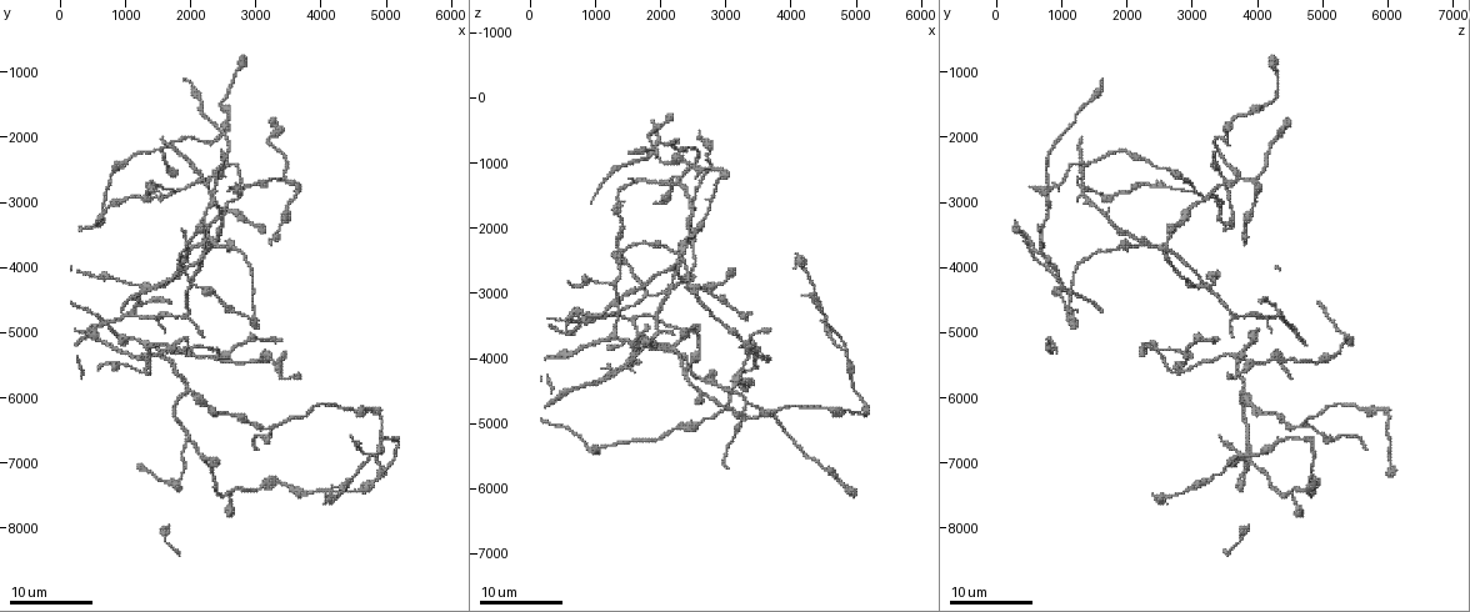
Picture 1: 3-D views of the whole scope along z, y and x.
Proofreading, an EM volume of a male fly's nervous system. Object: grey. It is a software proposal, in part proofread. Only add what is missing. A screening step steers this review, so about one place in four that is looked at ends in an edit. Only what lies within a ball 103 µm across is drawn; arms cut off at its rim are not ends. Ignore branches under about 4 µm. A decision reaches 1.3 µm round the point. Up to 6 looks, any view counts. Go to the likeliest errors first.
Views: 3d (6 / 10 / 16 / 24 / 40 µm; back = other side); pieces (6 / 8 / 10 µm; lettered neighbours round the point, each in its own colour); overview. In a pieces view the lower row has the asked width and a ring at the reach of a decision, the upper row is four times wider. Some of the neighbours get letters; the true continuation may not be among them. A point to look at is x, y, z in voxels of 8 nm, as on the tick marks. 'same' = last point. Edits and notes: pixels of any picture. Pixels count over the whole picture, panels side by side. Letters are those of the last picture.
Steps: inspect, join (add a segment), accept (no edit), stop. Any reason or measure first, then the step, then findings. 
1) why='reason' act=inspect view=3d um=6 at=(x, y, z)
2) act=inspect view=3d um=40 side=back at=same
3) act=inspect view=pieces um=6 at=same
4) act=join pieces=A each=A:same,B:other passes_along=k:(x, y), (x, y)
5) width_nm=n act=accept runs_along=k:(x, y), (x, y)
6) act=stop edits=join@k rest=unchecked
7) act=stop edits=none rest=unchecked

why='tapers out' act=inspect view=3d um=16 at=(2200, 5050, 3600)

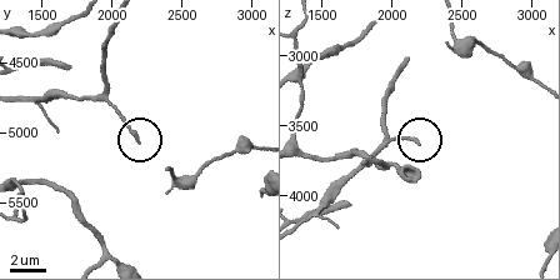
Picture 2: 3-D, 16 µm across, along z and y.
act=inspect view=3d um=6 at=(2180, 5040, 3600)

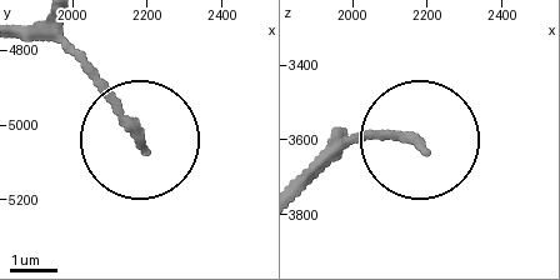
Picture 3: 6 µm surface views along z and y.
act=inspect view=pieces um=10 at=(2180, 5050, 3610)

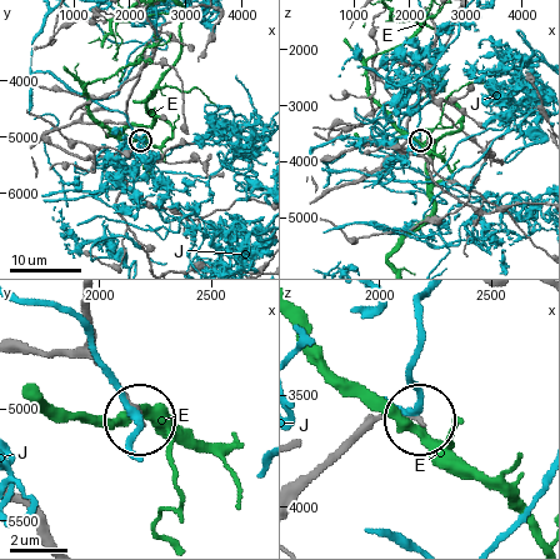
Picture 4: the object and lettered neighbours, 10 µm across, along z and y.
act=accept each=E:other,J:other found='none of them fits'

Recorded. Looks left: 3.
act=inspect view=3d um=24 at=(3000, 4900, 1200)

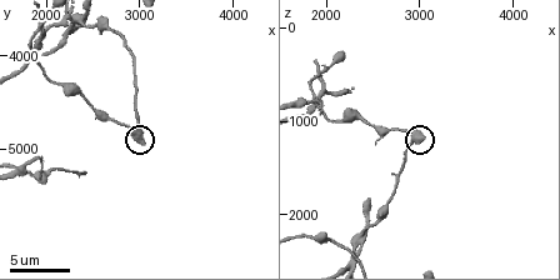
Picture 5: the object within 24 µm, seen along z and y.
act=inspect view=pieces um=8 at=(3000, 4900, 1200)

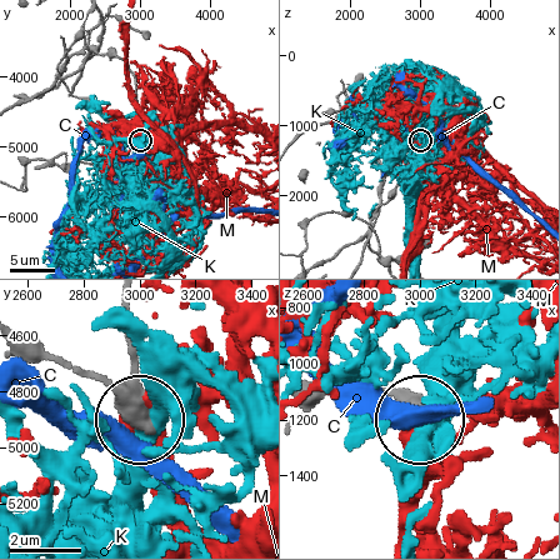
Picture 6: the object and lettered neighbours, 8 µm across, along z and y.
width_nm=470 act=accept each=C:other,K:other,M:other found='none of them fits'

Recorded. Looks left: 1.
act=stop edits=none rest=unchecked

